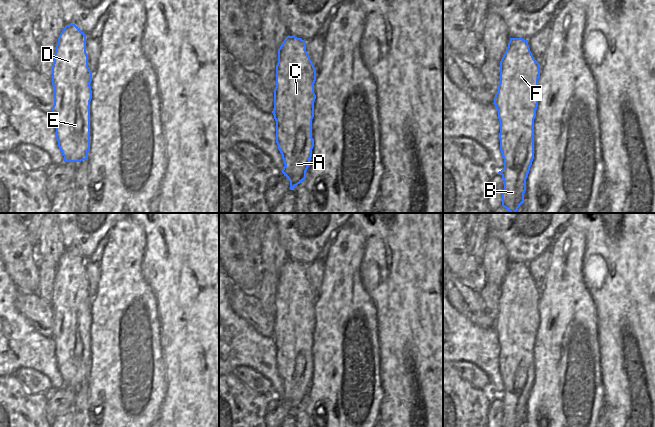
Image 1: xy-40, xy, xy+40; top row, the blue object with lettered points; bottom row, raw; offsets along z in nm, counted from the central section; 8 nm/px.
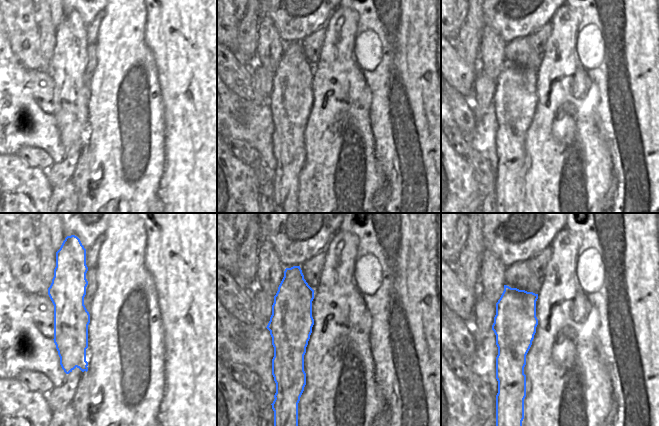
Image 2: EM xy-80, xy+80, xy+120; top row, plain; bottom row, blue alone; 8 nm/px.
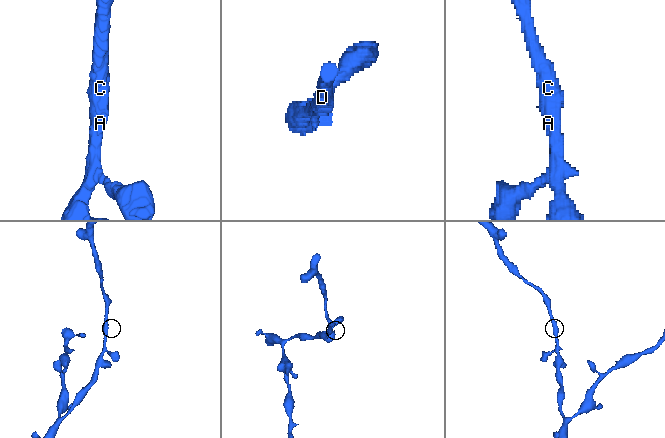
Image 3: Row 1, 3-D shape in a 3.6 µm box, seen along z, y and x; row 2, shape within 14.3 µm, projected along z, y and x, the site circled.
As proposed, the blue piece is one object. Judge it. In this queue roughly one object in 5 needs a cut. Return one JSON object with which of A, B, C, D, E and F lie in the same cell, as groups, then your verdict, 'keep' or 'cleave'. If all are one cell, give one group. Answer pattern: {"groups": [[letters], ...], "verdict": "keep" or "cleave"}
{"groups": [["A", "B", "C", "D", "E", "F"]], "verdict": "keep"}

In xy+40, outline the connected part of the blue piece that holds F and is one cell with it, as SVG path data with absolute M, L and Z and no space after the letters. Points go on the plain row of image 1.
M510 262L500 285L500 307L494 321L494 329L500 345L500 375L504 392L498 397L504 405L502 427L523 427L526 403L534 383L534 343L540 323L538 303L540 288L534 283L528 264Z

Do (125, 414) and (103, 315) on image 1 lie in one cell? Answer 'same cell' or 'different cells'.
same cell

